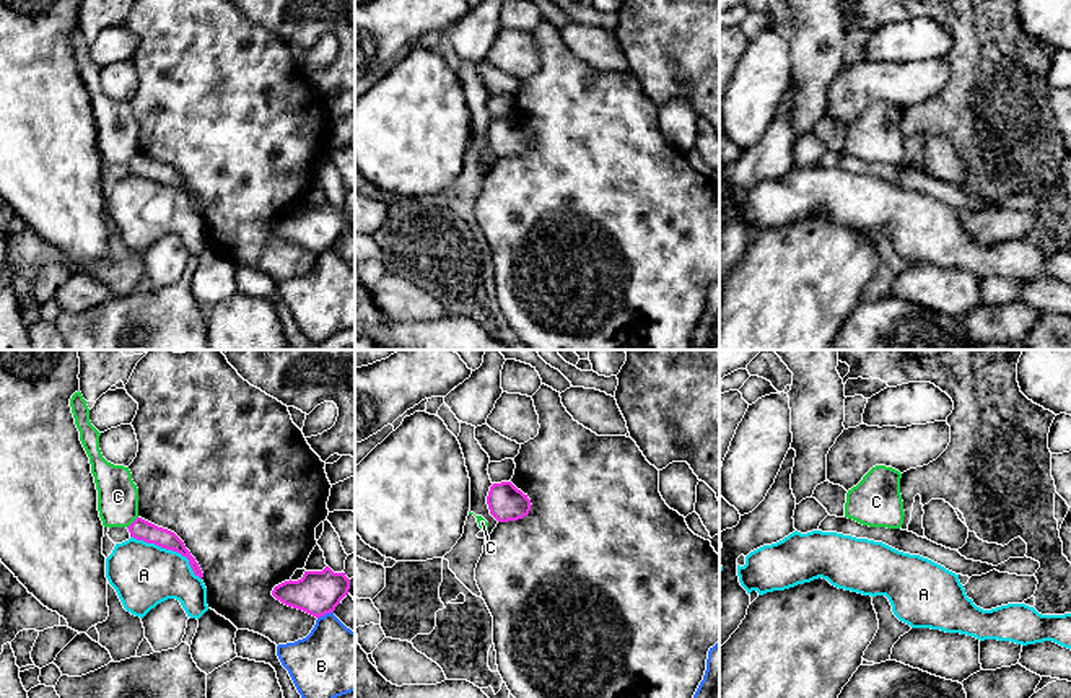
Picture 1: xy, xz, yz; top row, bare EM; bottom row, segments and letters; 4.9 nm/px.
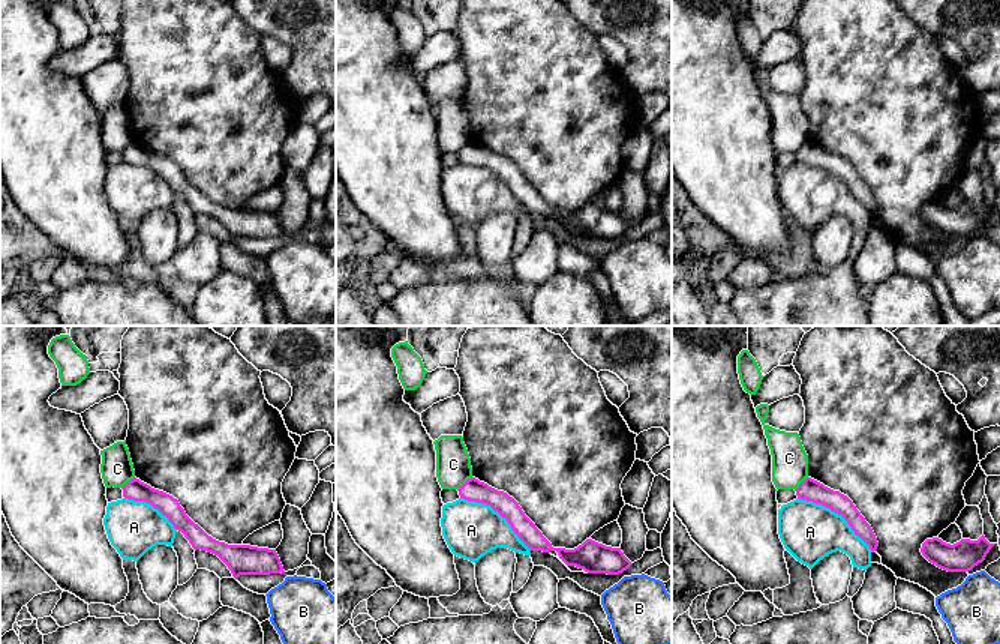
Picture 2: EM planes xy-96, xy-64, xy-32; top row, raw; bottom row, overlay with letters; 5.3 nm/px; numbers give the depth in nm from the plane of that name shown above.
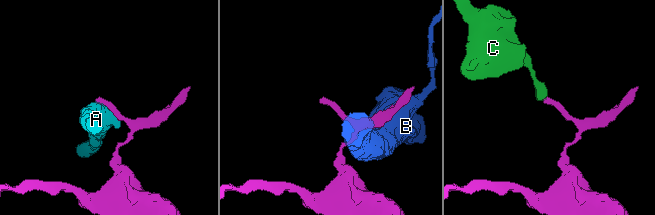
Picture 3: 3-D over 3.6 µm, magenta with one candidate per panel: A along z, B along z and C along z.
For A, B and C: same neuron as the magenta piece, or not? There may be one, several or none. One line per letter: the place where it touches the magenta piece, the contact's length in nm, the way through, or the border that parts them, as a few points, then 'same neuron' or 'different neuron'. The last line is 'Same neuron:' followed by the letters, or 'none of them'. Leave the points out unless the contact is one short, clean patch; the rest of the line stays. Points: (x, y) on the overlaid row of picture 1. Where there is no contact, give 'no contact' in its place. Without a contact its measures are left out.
A: contact xy (170, 549); length 420 nm; different neuron
B: contact xy (324, 614); length 90 nm; different neuron
C: contact xy (132, 523); length 80 nm; border xy (137, 516), (127, 527); different neuron
Same neuron: none of them

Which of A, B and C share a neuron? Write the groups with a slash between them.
A / B / C

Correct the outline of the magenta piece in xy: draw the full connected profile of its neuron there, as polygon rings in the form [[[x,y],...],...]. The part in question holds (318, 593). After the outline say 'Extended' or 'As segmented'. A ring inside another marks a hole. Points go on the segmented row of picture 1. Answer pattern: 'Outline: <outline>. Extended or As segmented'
Outline: [[[326,566],[322,571],[304,571],[298,581],[290,579],[275,586],[272,595],[288,607],[319,618],[334,612],[348,589],[350,579],[345,573],[334,573]]]. As segmented

